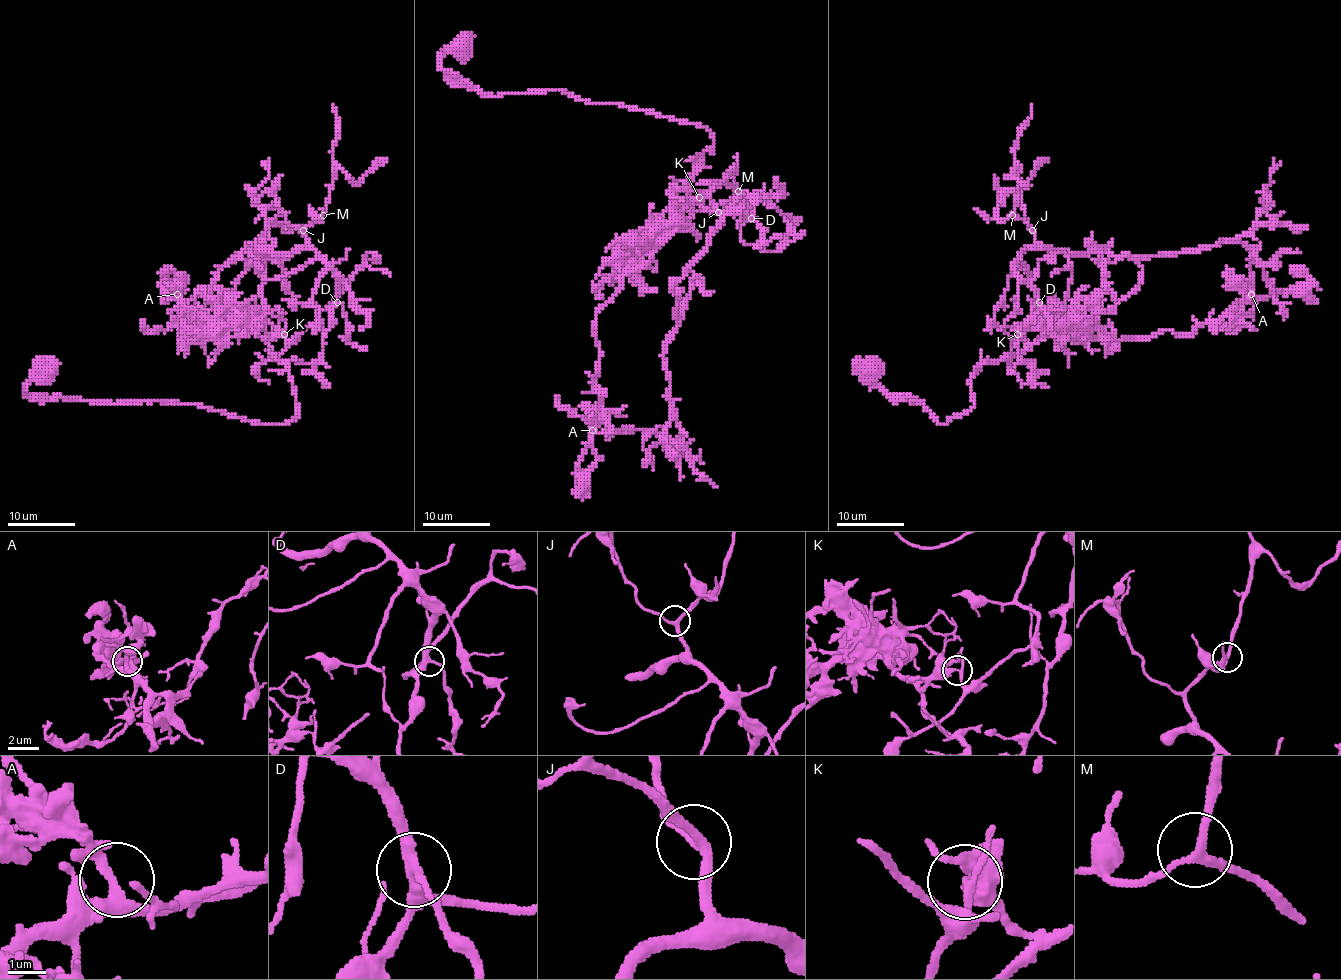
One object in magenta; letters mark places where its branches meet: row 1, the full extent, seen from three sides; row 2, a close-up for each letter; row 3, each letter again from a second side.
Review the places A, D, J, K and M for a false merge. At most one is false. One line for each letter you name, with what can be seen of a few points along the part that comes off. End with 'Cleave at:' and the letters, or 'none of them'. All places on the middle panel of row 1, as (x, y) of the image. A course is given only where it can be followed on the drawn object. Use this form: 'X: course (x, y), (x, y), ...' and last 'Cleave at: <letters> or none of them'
K: course (699, 197), (735, 173), (726, 181), (740, 195), (674, 286), (671, 422), (595, 432)
Cleave at: K

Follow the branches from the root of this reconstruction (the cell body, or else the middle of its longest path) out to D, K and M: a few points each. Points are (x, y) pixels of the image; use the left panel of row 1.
D: (46, 368), (29, 396), (285, 423), (298, 406), (275, 358), (318, 321), (327, 268), (337, 302)
K: (46, 368), (27, 384), (29, 396), (202, 405), (285, 423), (298, 415), (290, 369), (275, 358), (285, 334)
M: (46, 368), (29, 396), (292, 421), (275, 358), (318, 321), (325, 260), (305, 230), (323, 215)

